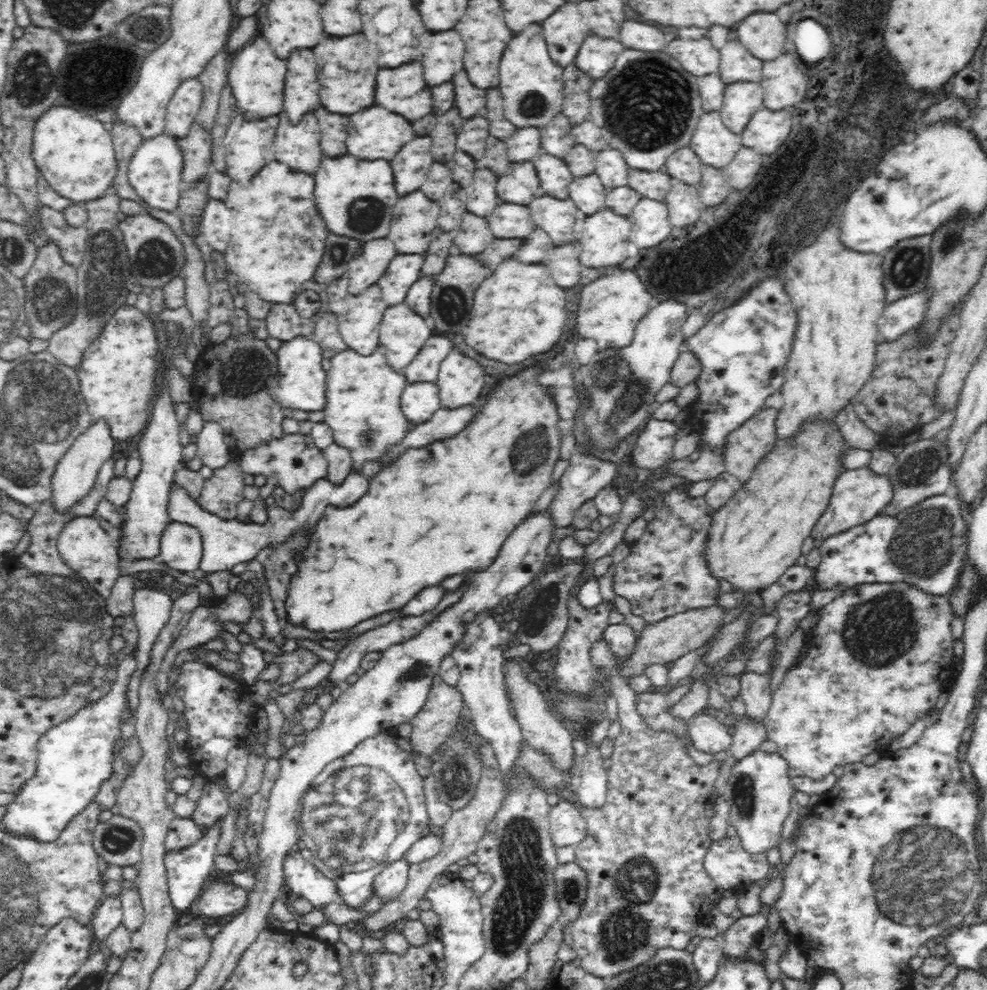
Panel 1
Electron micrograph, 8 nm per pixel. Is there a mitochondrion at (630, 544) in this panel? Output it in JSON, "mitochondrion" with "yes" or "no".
{"mitochondrion":"no"}

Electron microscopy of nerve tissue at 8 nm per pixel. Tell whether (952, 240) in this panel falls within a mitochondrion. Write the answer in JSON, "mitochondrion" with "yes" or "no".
{"mitochondrion":"yes"}

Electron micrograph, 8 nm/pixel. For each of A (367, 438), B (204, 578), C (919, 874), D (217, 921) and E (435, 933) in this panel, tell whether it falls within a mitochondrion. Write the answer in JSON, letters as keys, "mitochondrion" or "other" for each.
{"A":"mitochondrion","B":"other","C":"mitochondrion","D":"other","E":"other"}

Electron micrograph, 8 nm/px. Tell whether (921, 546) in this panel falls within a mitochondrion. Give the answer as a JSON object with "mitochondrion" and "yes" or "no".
{"mitochondrion":"yes"}

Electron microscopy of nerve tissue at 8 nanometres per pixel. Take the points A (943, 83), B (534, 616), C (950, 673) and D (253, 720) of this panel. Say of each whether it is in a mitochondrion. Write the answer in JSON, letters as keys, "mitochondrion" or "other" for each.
{"A":"other","B":"mitochondrion","C":"other","D":"other"}

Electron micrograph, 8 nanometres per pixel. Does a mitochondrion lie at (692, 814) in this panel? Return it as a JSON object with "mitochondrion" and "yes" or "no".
{"mitochondrion":"no"}

